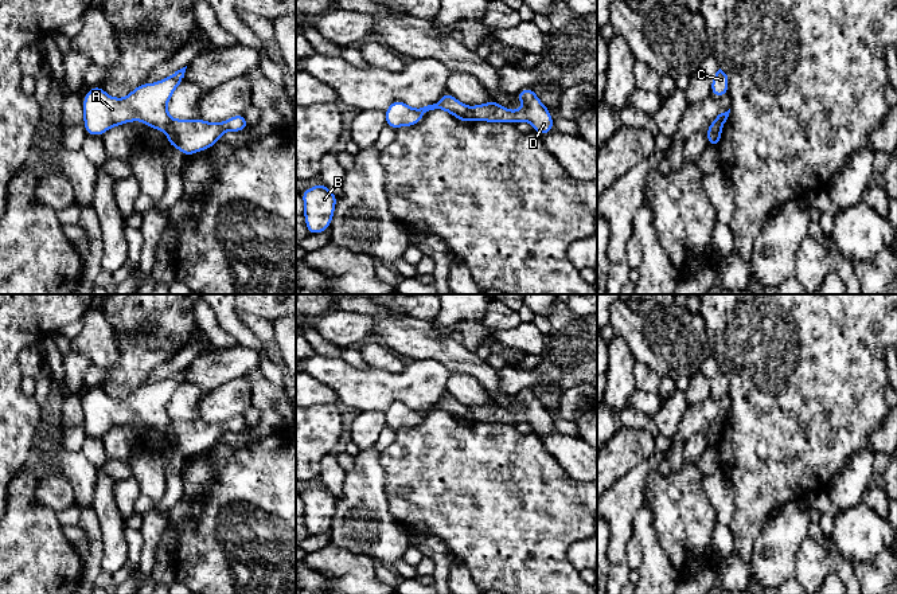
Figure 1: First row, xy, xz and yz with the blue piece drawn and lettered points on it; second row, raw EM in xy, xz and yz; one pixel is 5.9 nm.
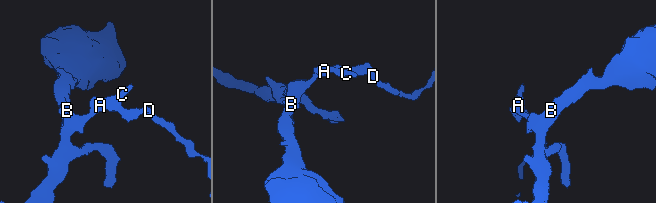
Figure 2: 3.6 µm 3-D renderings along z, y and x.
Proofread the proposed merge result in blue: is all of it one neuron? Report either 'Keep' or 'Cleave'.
Cleave

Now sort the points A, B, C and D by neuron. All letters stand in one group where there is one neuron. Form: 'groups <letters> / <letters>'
groups A B C / D

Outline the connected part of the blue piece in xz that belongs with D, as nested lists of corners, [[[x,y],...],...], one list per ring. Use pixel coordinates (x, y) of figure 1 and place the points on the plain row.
[[[531,388],[522,390],[518,395],[518,402],[524,406],[520,411],[510,411],[495,400],[487,405],[472,407],[475,422],[484,423],[508,423],[516,426],[520,422],[527,422],[539,437],[554,431],[553,418]]]

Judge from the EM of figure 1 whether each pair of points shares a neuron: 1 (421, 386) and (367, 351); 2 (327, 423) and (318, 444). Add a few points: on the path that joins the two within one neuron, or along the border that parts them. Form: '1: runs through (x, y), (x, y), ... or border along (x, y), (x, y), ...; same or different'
1: border along (406, 360), (397, 372), (385, 372), (369, 366); different
2: runs through (322, 429), (318, 433), (318, 438); same

